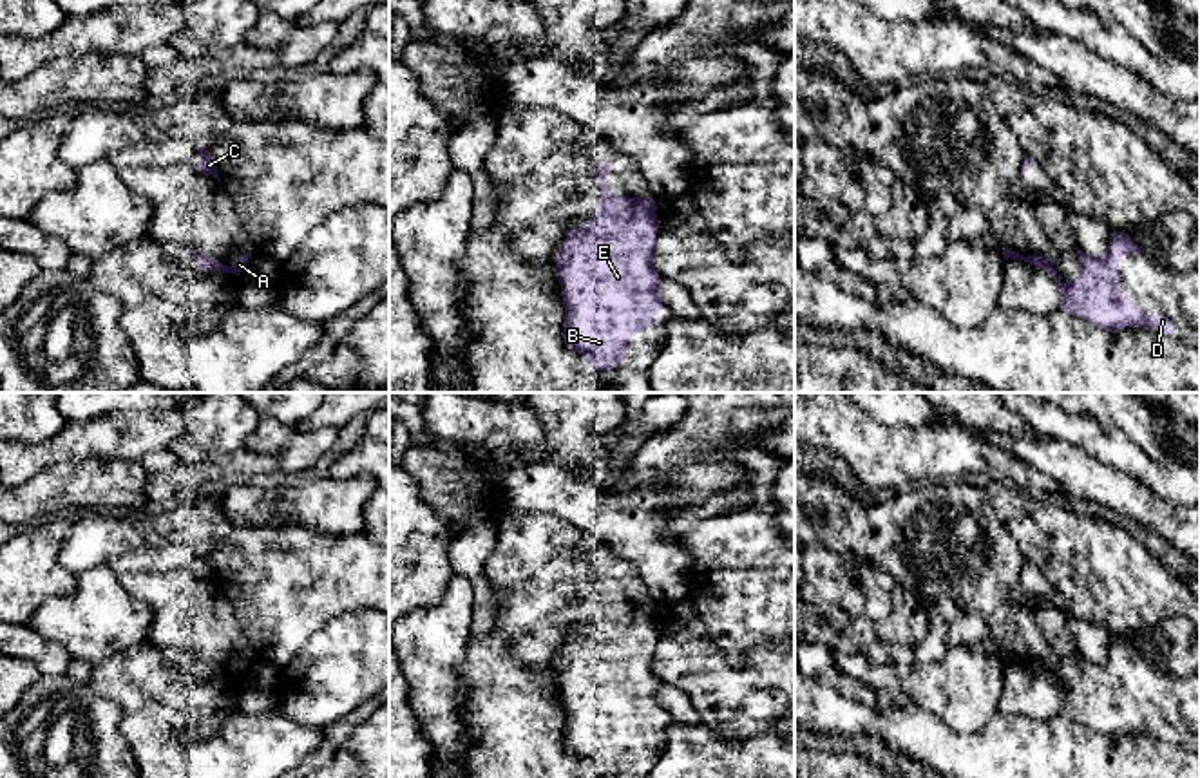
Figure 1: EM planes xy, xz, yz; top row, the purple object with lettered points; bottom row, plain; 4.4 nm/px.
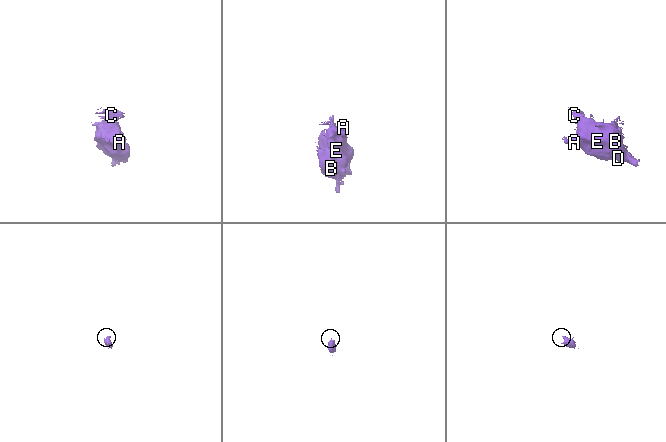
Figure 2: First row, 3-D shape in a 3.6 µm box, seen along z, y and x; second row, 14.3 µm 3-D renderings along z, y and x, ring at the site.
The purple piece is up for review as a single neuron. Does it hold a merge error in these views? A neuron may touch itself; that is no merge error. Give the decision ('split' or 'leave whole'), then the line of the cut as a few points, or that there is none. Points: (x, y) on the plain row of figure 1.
leave whole; cut none

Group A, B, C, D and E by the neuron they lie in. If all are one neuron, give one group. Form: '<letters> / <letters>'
A B C D E

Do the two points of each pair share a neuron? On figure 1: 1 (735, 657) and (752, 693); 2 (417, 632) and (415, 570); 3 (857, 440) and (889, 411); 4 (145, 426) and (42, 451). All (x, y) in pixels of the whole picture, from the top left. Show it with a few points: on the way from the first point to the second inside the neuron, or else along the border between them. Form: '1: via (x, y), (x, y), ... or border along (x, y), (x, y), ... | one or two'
1: border along (708, 637), (733, 666), (775, 643) | two
2: border along (449, 581), (435, 605), (408, 616) | two
3: border along (864, 411), (887, 426), (920, 427) | two
4: via (120, 438), (78, 440), (67, 445) | one

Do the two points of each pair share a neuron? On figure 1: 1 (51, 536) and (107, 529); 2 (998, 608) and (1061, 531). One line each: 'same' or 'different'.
1: different
2: different

